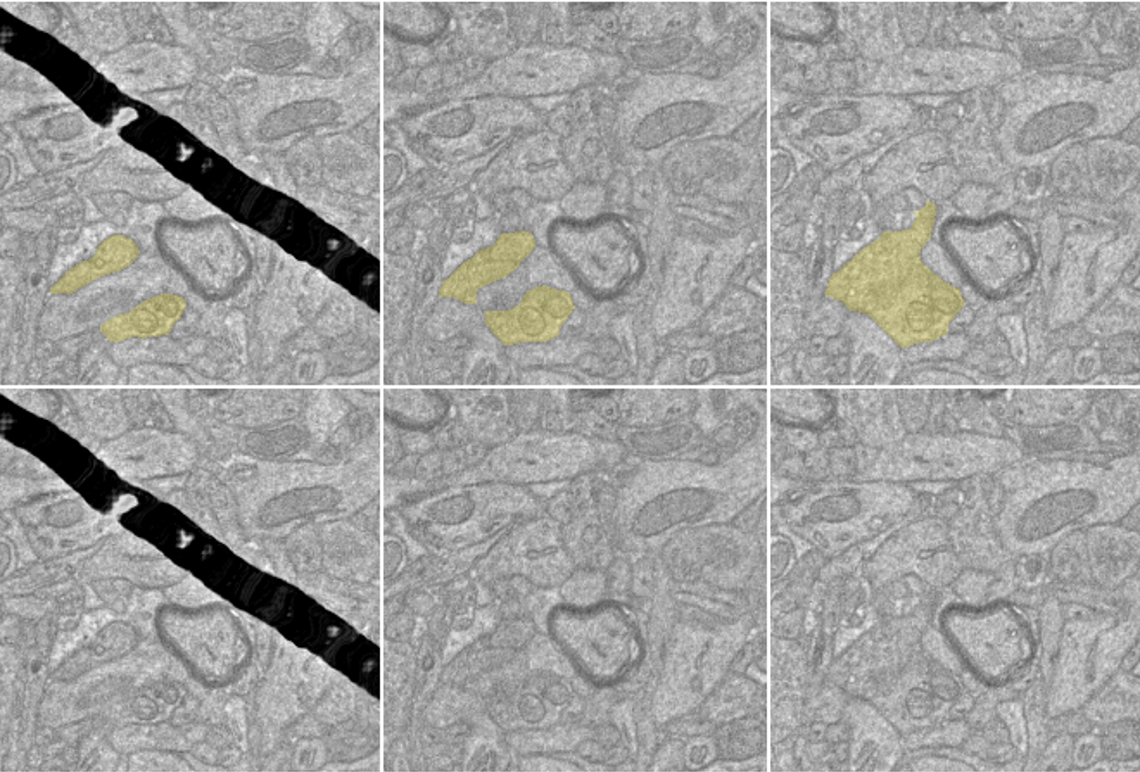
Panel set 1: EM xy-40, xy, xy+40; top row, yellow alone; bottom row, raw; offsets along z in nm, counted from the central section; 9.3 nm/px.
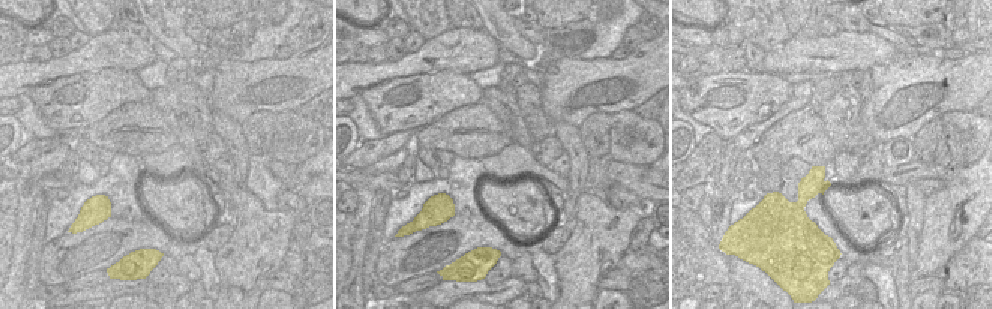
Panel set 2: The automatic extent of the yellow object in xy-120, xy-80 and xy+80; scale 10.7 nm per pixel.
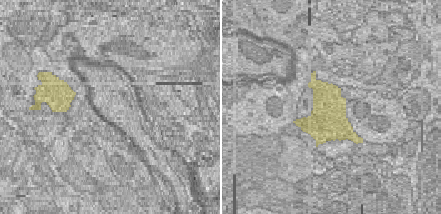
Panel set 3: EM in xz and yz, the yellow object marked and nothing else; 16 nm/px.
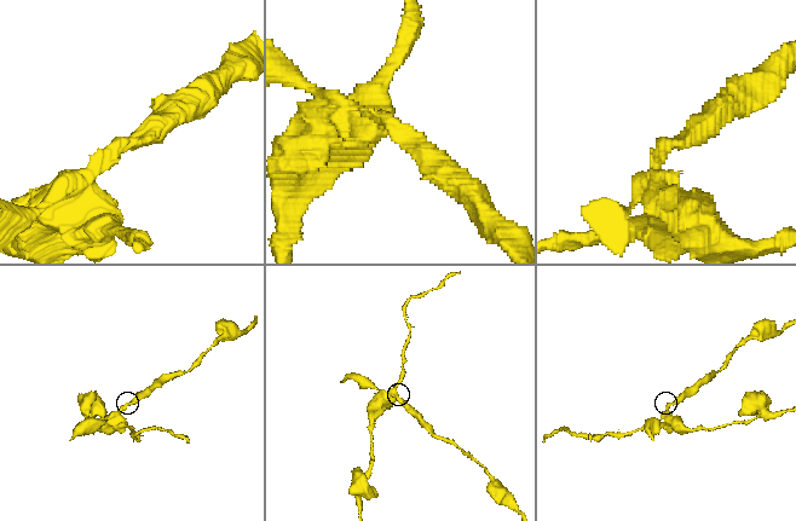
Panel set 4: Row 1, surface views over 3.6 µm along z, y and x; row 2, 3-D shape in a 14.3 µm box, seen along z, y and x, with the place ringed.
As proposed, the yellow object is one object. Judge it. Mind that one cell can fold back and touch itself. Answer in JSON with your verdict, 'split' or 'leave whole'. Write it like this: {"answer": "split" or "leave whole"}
{"answer": "split"}

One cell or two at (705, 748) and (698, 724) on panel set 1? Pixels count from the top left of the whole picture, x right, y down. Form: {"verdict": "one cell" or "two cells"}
{"verdict": "two cells"}

